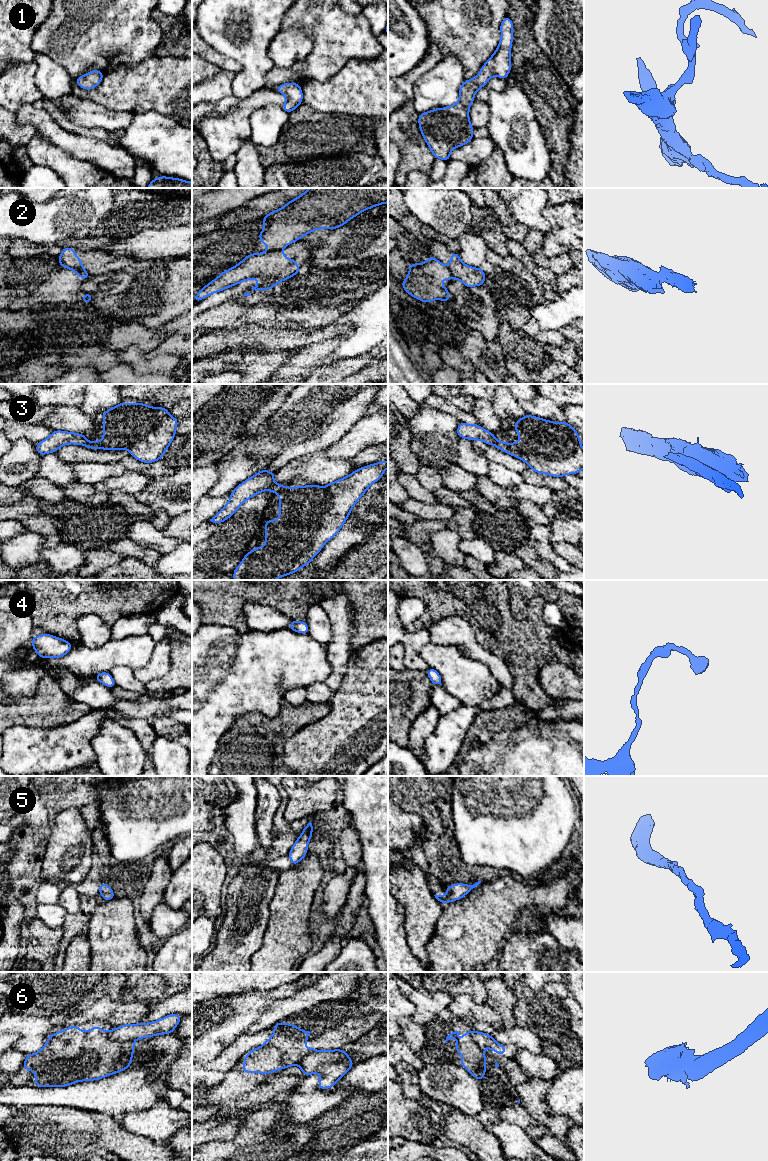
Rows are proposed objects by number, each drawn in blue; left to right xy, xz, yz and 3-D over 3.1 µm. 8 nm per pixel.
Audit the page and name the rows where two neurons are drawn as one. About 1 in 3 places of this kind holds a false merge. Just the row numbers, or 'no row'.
2, 3, 6

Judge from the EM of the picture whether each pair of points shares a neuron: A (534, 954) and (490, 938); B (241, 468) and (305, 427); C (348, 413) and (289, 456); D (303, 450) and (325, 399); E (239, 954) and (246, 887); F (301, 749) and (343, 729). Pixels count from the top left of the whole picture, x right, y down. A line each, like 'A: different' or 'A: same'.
A: different
B: same
C: same
D: different
E: same
F: same

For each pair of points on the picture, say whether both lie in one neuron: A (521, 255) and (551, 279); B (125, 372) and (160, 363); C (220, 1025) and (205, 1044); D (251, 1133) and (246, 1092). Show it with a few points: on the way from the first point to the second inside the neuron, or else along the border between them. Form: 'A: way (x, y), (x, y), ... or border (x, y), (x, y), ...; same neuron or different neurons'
A: way (528, 262), (544, 276); same neuron
B: border (120, 362), (128, 364), (136, 372), (144, 373); different neurons
C: way (215, 1030), (206, 1039); same neuron
D: border (271, 1103), (257, 1110), (249, 1111), (246, 1114); different neurons

